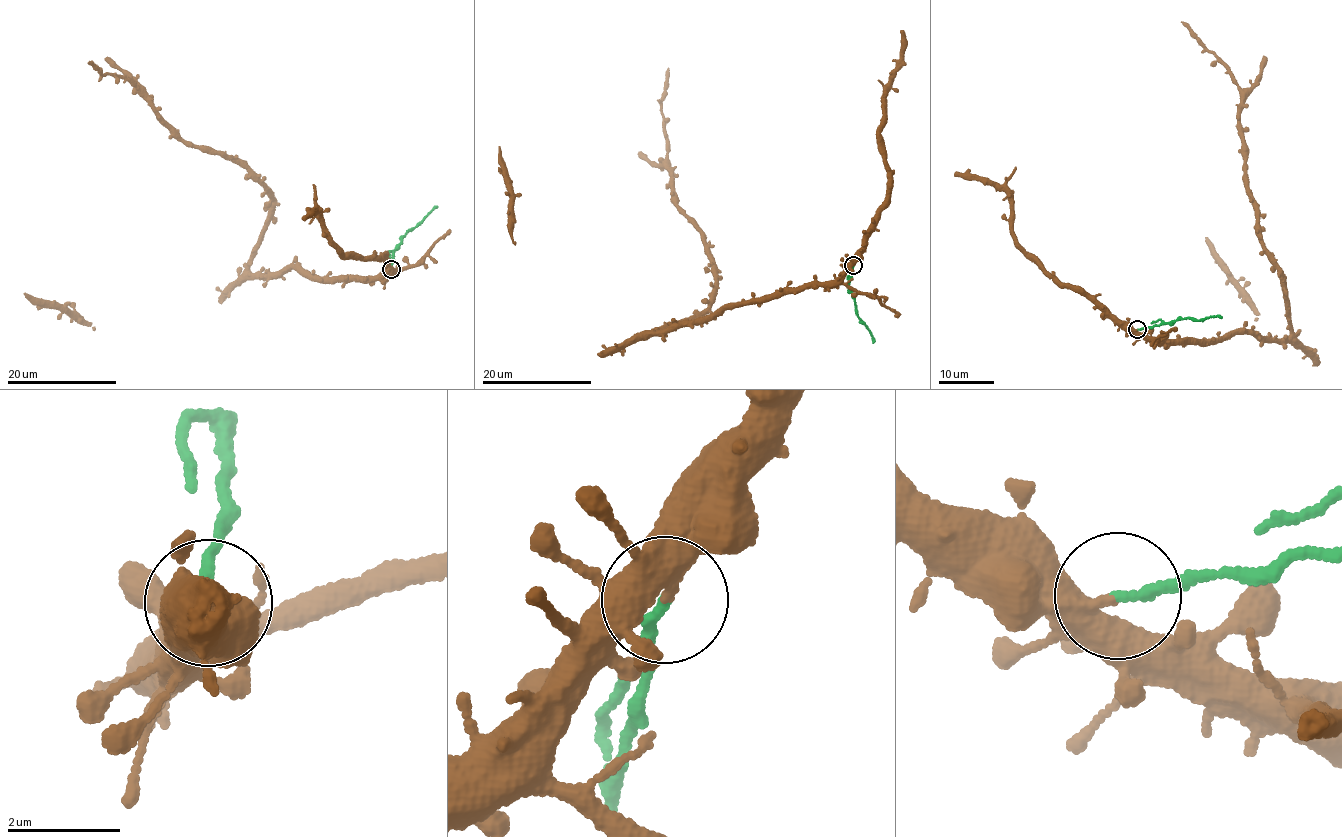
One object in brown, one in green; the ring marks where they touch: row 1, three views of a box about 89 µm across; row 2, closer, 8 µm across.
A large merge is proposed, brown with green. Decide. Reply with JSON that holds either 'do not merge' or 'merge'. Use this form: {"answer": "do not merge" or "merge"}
{"answer": "do not merge"}

